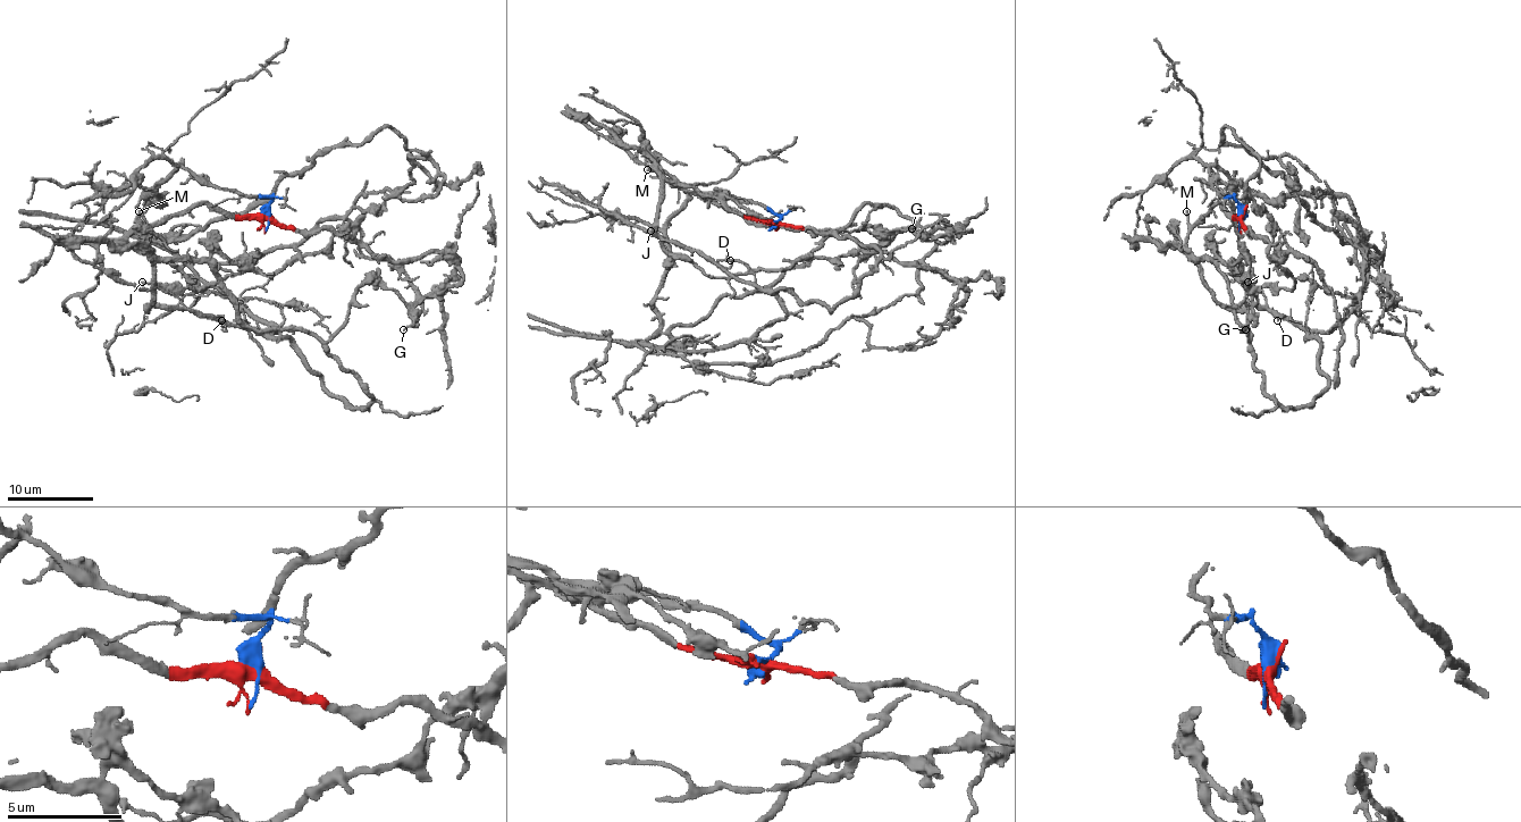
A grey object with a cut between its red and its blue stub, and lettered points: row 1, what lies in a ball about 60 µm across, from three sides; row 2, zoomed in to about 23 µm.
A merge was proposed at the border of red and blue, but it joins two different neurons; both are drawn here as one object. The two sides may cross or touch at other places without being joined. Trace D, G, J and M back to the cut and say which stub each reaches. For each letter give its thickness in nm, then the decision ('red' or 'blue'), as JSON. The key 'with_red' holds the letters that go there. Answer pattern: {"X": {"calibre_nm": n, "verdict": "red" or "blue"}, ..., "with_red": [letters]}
{"D": {"calibre_nm": 100, "verdict": "red"}, "G": {"calibre_nm": 120, "verdict": "red"}, "J": {"calibre_nm": 130, "verdict": "red"}, "M": {"calibre_nm": 180, "verdict": "red"}, "with_red": ["D", "G", "J", "M"]}

